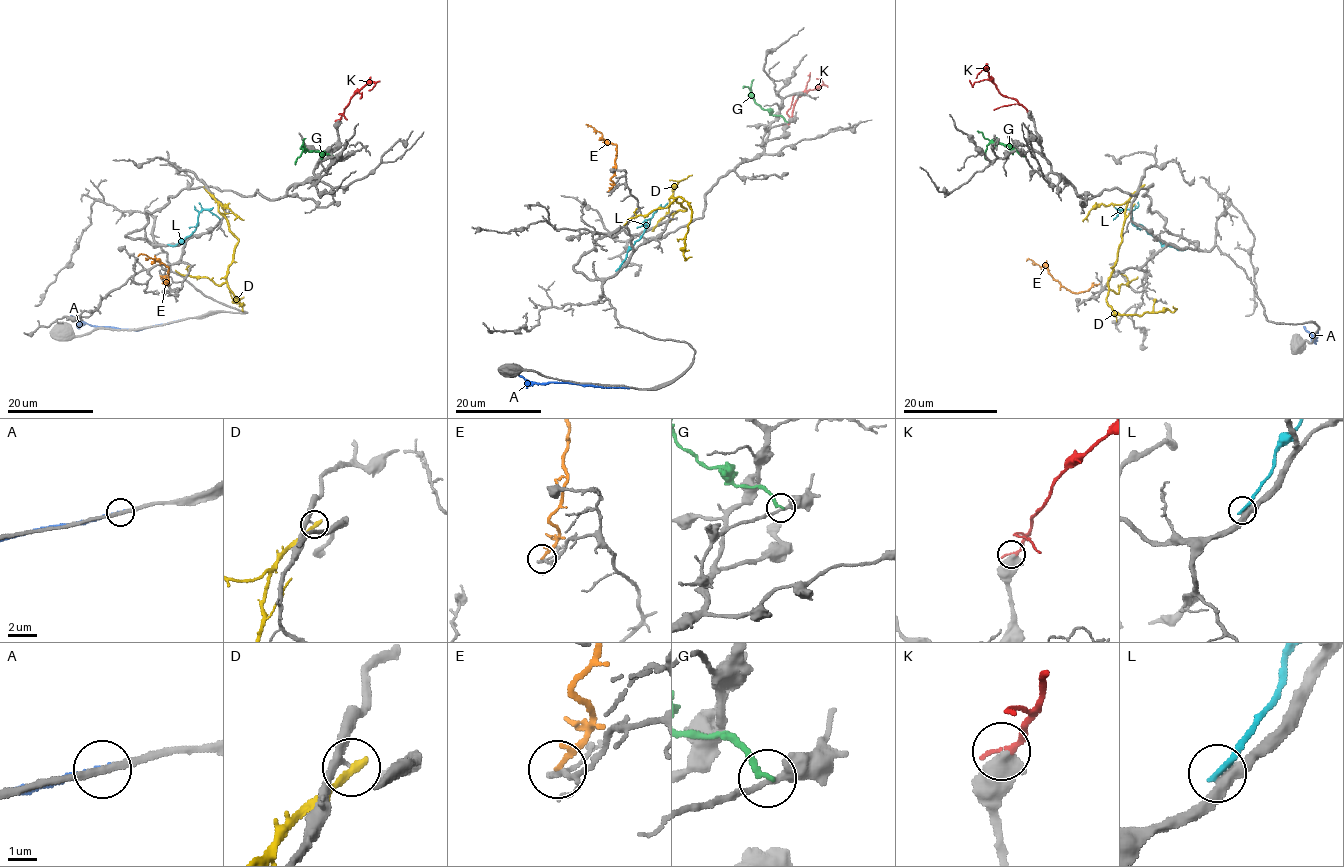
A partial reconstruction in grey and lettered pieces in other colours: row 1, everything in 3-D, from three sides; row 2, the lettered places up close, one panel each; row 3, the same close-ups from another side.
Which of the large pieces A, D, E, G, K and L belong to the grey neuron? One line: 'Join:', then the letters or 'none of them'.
Join: K

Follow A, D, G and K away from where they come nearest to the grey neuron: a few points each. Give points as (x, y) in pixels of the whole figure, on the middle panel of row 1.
A: (627, 388), (528, 382), (518, 375)
D: (653, 229), (666, 214), (686, 209), (674, 198), (682, 197), (692, 210), (683, 255), (685, 258), (692, 257)
G: (786, 122), (782, 117), (765, 110), (755, 102), (747, 87), (743, 88)
K: (786, 125), (796, 100), (803, 93), (821, 85), (822, 81), (816, 78)

